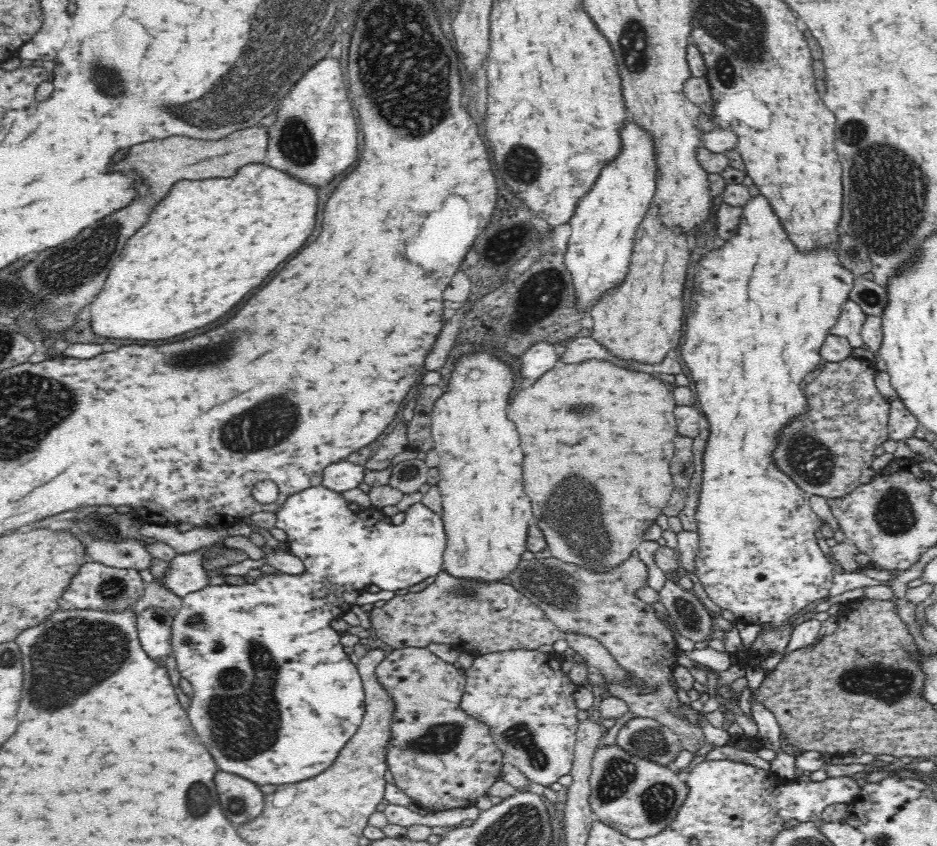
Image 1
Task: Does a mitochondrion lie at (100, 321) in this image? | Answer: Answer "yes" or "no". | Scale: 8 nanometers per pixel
no

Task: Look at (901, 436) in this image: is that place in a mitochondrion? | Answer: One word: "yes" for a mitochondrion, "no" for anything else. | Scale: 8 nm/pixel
no

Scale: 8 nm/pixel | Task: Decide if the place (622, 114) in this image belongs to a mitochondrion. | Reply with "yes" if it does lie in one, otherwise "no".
no

